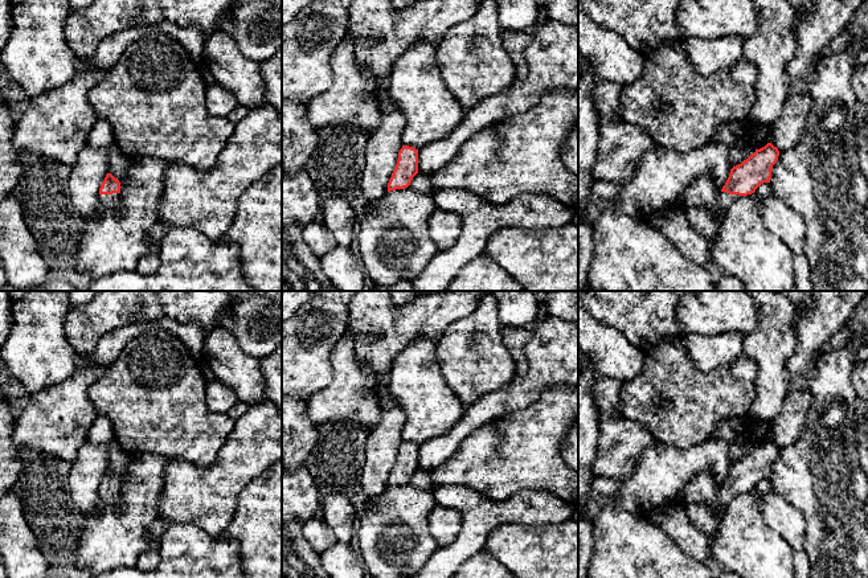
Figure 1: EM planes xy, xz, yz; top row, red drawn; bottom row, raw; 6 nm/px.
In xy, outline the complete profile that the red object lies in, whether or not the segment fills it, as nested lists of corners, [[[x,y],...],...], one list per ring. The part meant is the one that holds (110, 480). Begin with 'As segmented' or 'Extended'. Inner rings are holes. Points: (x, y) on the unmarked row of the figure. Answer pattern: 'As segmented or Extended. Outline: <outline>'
Extended. Outline: [[[107,470],[101,484],[99,484],[99,495],[103,501],[108,501],[112,504],[119,503],[120,500],[120,479],[111,470]]]

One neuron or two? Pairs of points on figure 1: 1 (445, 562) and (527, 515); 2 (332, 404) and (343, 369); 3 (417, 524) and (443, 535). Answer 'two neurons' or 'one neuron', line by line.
1: one neuron
2: one neuron
3: two neurons

